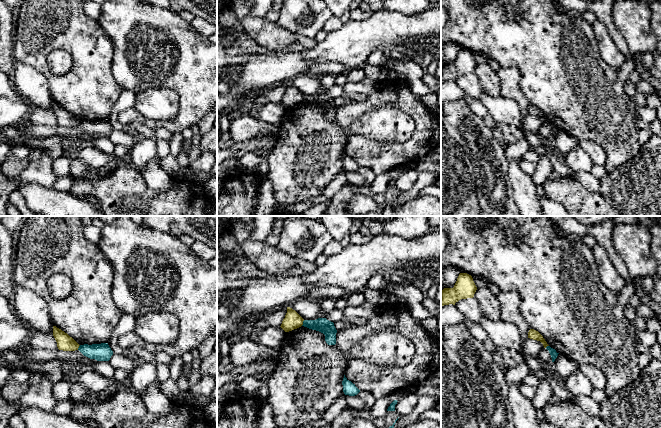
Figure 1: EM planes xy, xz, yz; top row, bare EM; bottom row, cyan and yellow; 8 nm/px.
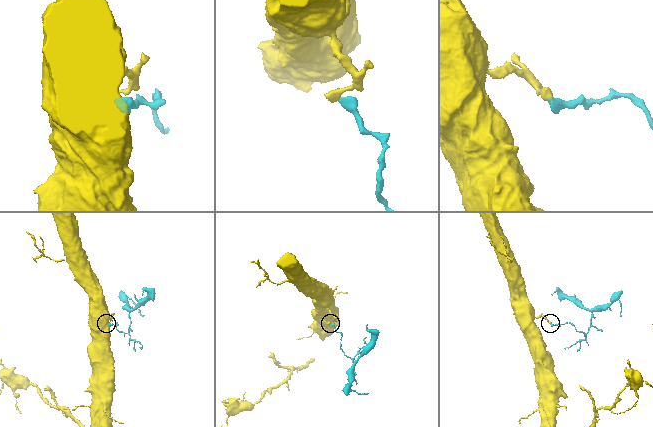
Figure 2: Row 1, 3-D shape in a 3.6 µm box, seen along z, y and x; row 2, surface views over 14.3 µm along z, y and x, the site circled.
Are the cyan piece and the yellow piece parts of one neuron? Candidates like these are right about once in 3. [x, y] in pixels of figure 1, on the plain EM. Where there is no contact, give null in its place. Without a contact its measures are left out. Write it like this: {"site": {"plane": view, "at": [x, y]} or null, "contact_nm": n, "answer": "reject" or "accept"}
{"site": {"plane": "xz", "at": [303, 99]}, "contact_nm": 50, "answer": "reject"}

